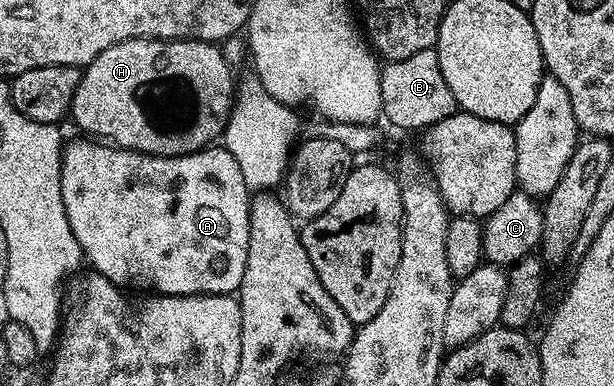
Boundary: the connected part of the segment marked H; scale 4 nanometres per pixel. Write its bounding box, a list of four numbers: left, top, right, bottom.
[69,37,236,157]

